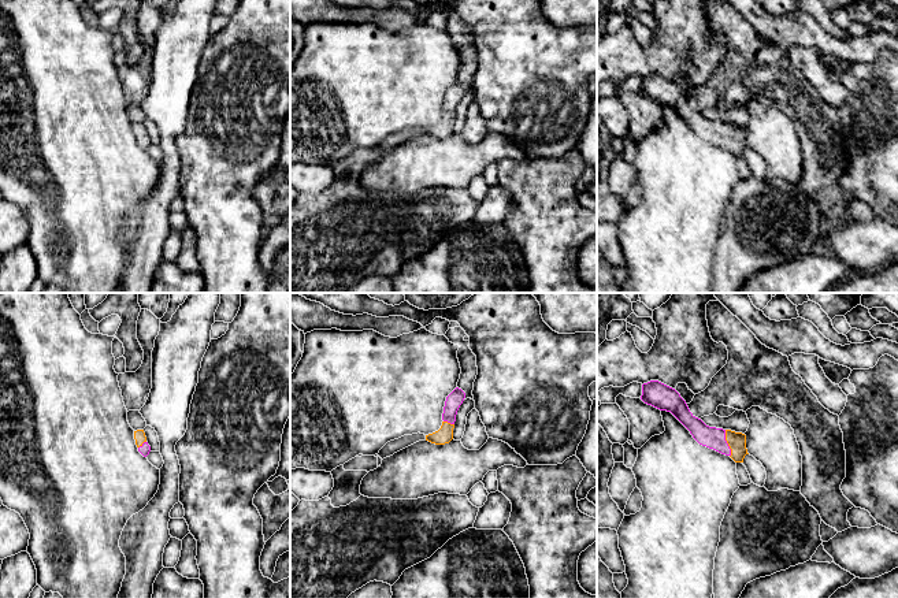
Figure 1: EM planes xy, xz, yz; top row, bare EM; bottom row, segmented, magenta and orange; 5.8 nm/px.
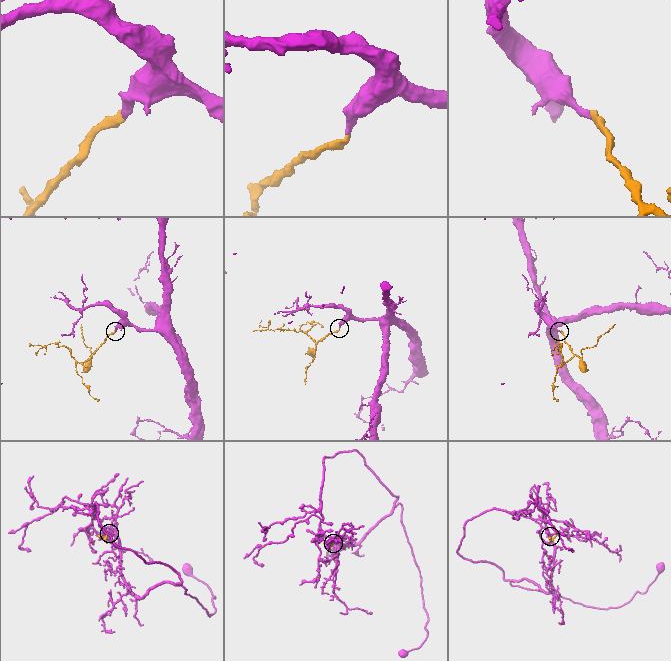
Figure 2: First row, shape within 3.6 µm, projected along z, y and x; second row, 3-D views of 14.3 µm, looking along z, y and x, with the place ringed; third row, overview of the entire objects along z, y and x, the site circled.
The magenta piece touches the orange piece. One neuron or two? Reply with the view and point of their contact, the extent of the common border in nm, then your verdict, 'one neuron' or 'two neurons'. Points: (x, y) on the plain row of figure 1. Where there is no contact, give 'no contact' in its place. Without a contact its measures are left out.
yz (727, 137) | 160 nm | one neuron

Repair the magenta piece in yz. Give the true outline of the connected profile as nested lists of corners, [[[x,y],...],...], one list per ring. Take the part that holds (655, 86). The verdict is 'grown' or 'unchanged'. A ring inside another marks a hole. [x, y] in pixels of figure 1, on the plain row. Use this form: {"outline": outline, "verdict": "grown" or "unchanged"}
{"outline": [[[650,74],[642,78],[641,93],[660,104],[671,105],[700,138],[730,149],[735,156],[743,156],[745,149],[749,148],[745,127],[706,119],[690,105],[675,82]]], "verdict": "grown"}

